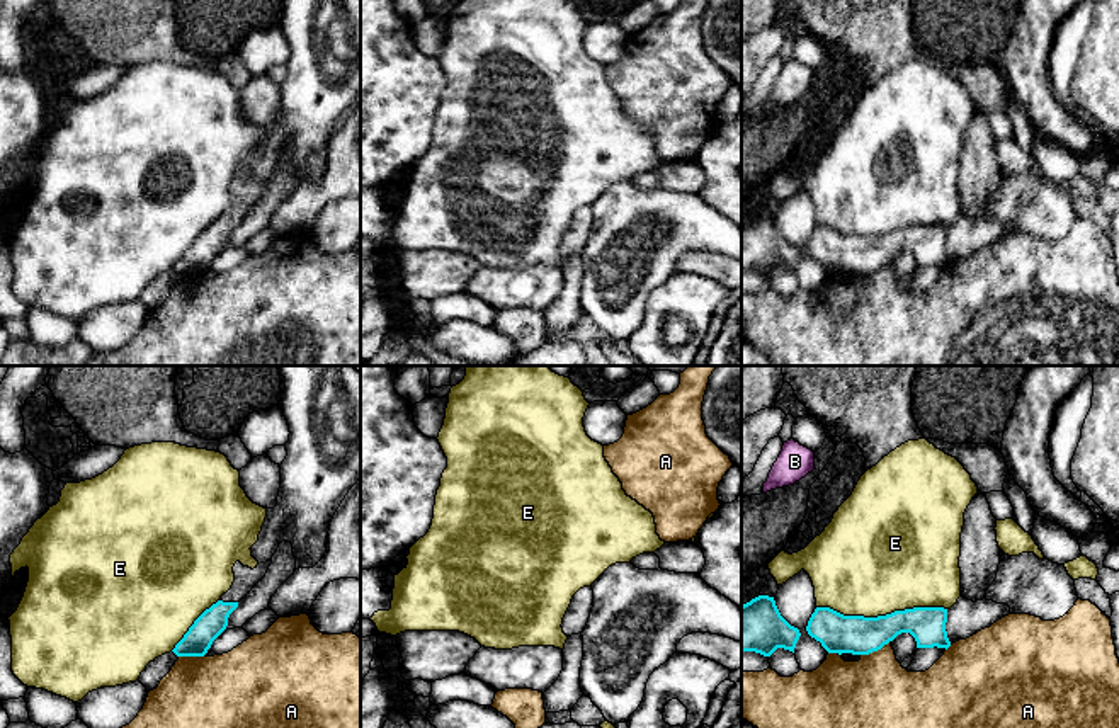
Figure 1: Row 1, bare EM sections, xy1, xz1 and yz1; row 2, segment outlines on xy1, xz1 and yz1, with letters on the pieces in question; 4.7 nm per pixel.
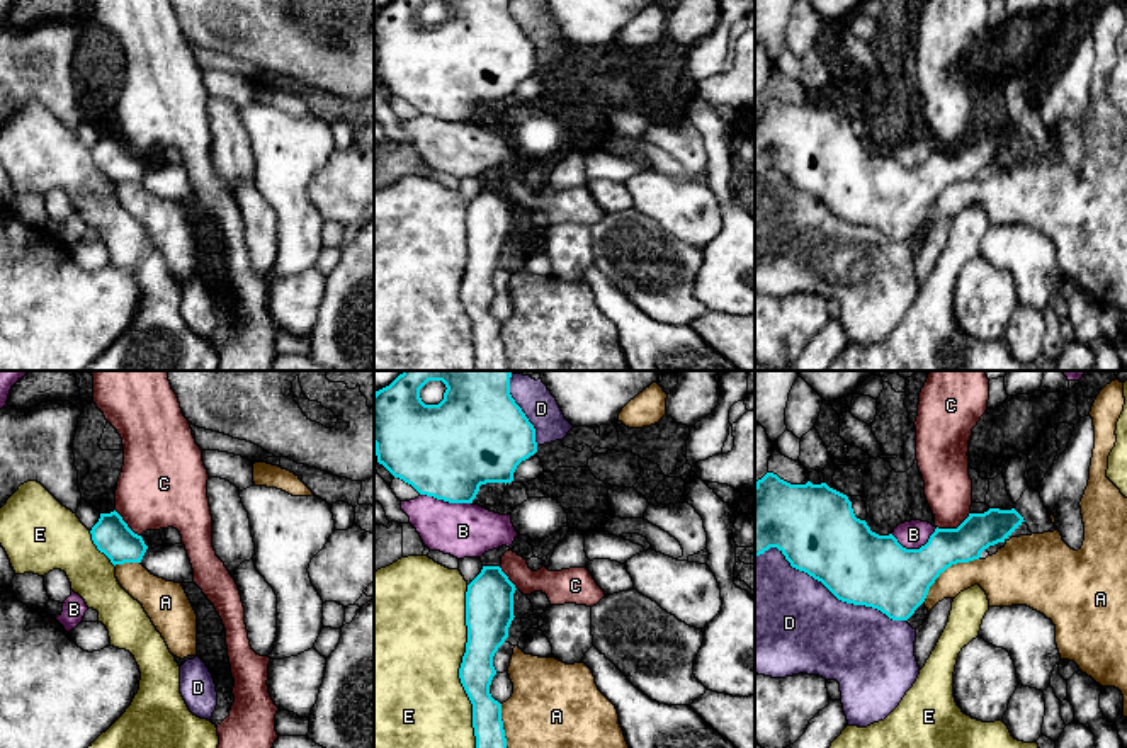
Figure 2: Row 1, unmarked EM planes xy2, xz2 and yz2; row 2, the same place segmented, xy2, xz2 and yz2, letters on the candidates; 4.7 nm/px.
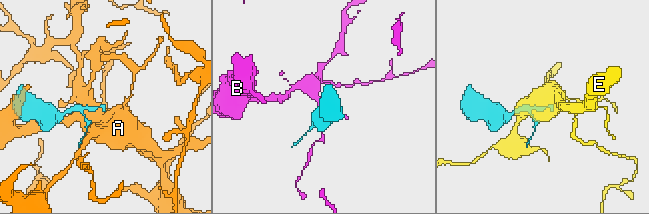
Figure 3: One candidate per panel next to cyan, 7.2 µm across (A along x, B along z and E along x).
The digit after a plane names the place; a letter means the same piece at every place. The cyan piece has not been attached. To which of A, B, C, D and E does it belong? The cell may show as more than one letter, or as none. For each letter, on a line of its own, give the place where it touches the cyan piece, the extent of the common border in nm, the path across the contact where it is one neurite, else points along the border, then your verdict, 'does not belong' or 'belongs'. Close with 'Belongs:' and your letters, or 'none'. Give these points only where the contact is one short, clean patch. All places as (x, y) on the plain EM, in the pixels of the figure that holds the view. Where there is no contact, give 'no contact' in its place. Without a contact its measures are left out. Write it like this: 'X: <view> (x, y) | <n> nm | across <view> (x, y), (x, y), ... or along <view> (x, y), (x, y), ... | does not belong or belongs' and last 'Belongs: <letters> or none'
A: yz2 (947, 186) | 340 nm | does not belong
B: xz2 (446, 119) | 260 nm | does not belong
C: yz2 (954, 148) | 180 nm | along yz2 (969, 131), (956, 147), (937, 147) | does not belong
D: yz2 (830, 209) | 800 nm | does not belong
E: xz2 (459, 288) | 800 nm | does not belong
Belongs: none

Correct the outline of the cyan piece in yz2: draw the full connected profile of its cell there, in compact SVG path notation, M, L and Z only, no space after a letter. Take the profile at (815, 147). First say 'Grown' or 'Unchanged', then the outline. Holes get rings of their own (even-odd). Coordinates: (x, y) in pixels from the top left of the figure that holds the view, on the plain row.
Unchanged. M767 92L755 104L755 175L777 167L792 187L821 201L838 219L877 228L892 240L908 240L947 187L979 178L984 168L1005 162L1023 141L1015 128L989 128L969 133L957 148L937 146L925 165L906 168L892 153L872 151L855 136L848 116L826 102L790 104Z

